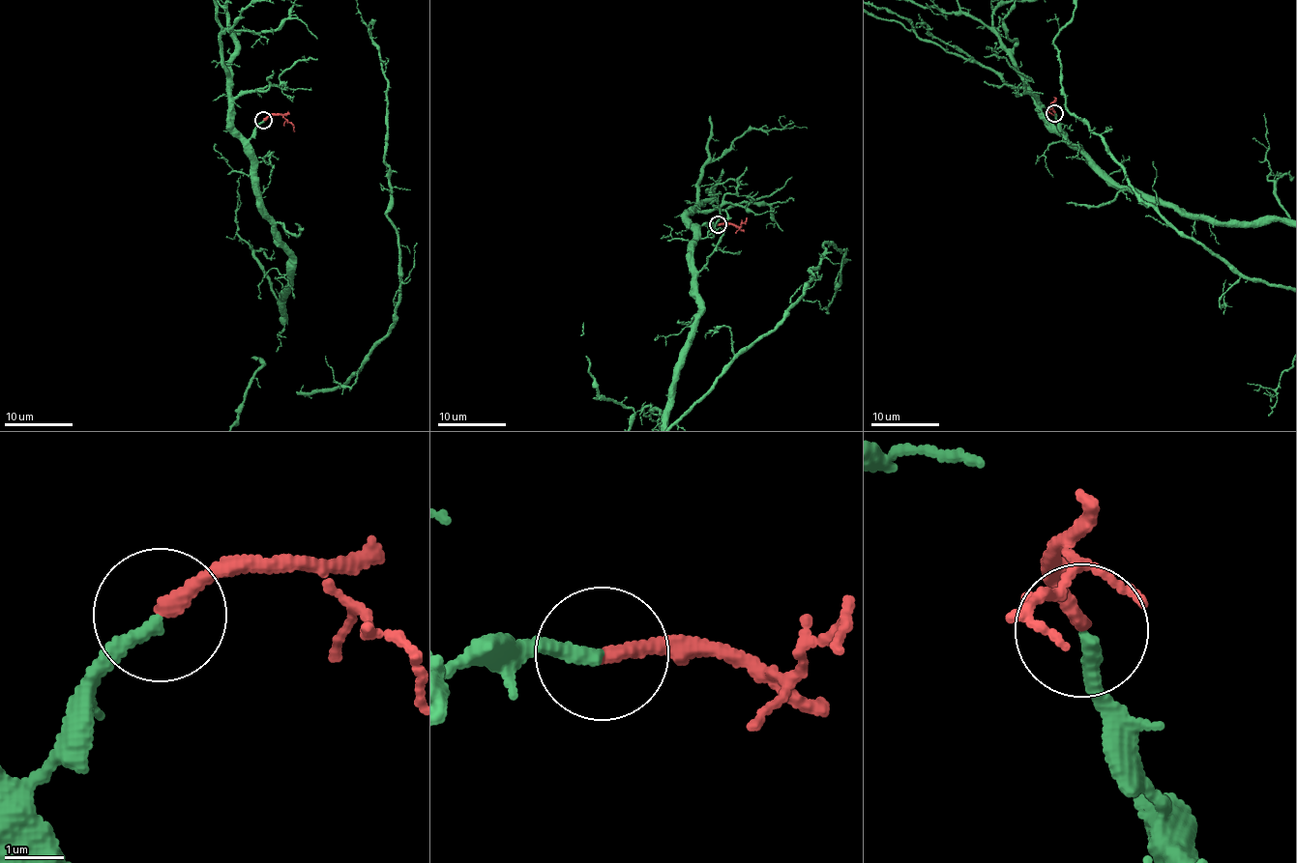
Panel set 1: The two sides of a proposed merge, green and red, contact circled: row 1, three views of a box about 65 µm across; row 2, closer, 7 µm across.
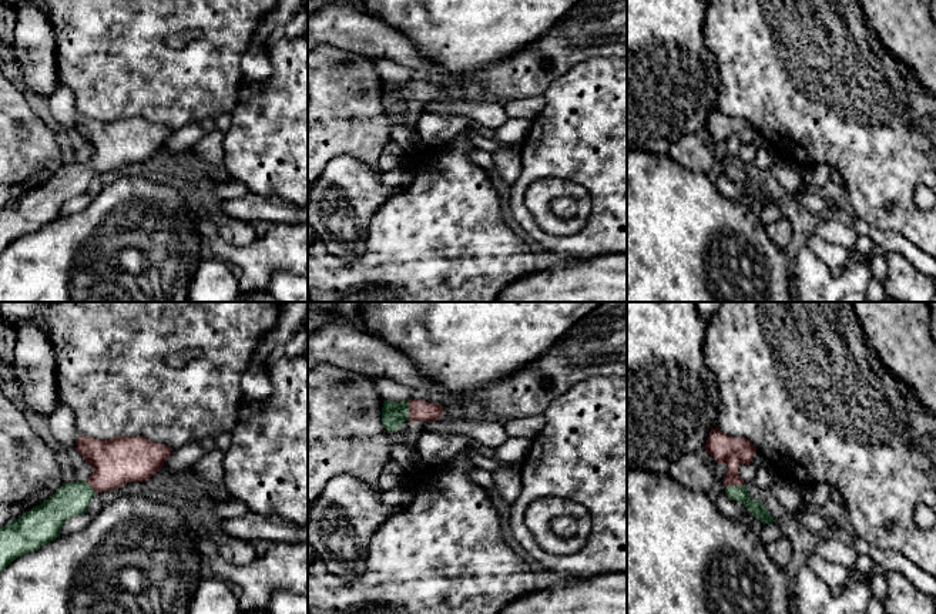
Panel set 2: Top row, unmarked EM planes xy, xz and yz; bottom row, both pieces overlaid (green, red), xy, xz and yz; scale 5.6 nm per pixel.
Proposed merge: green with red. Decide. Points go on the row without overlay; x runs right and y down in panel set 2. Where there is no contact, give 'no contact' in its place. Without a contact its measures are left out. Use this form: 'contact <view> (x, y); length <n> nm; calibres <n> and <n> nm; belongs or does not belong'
contact xz (408, 91); length 110 nm; calibres 140 and 130 nm; belongs

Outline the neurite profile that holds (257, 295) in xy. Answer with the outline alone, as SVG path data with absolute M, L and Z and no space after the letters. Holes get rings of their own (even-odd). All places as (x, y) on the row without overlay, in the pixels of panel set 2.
M268 291L241 292L234 302L281 302Z

